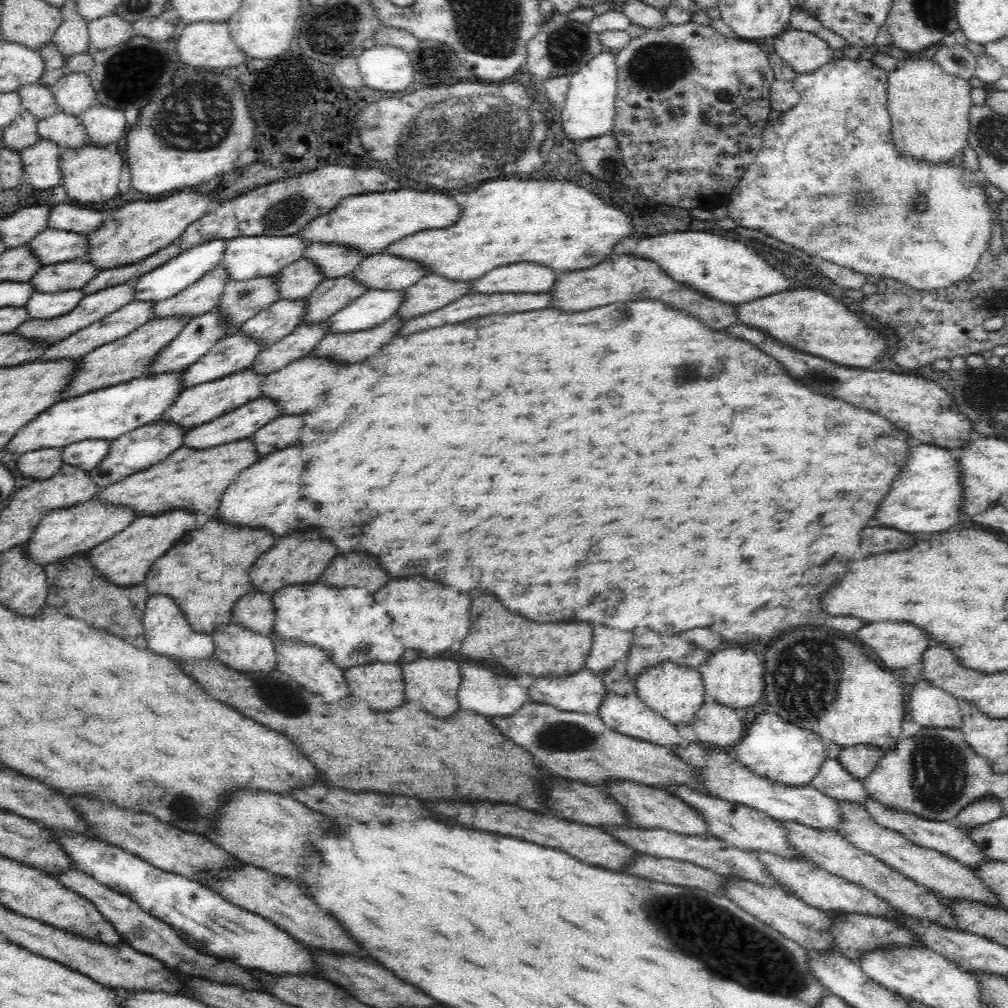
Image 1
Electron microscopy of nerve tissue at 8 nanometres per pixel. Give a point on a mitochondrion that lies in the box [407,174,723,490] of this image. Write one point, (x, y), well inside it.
(686, 373)

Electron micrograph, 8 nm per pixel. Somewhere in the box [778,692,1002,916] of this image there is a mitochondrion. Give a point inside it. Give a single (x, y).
(938, 777)

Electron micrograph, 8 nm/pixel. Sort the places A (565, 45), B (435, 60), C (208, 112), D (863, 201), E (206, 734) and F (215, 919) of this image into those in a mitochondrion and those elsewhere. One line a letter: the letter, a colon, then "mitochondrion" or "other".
A: mitochondrion
B: mitochondrion
C: mitochondrion
D: mitochondrion
E: other
F: mitochondrion

